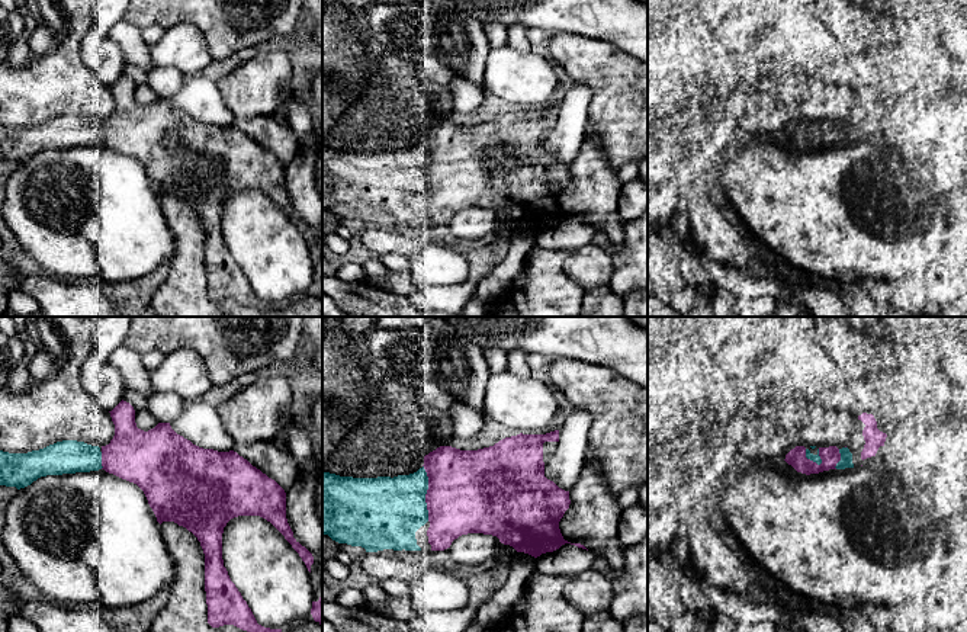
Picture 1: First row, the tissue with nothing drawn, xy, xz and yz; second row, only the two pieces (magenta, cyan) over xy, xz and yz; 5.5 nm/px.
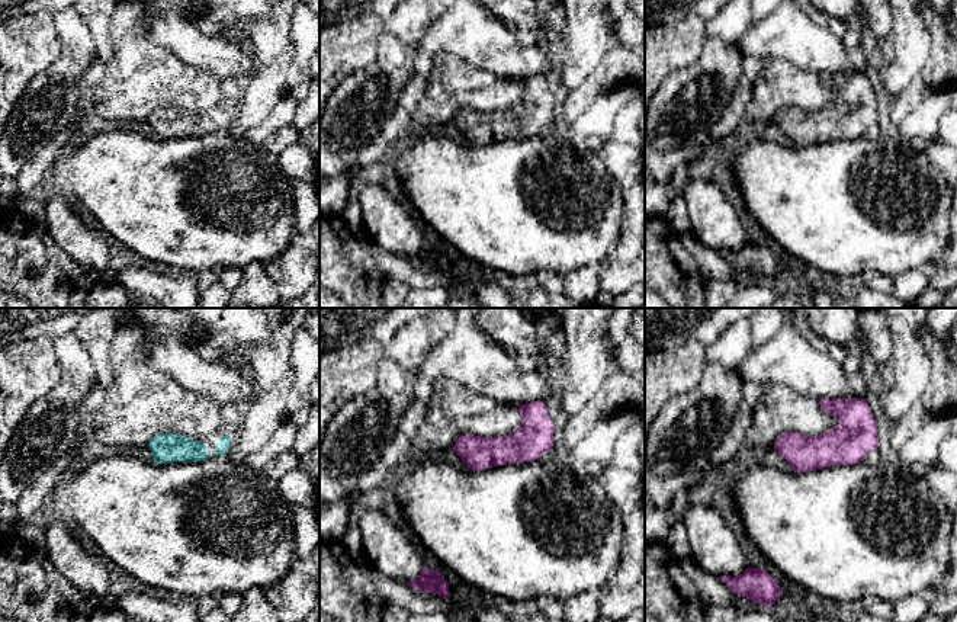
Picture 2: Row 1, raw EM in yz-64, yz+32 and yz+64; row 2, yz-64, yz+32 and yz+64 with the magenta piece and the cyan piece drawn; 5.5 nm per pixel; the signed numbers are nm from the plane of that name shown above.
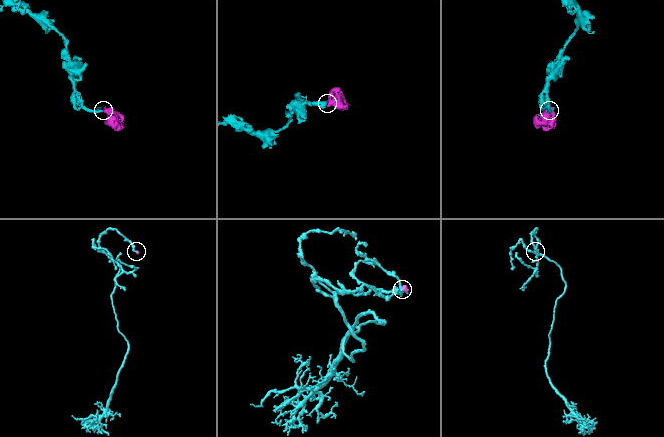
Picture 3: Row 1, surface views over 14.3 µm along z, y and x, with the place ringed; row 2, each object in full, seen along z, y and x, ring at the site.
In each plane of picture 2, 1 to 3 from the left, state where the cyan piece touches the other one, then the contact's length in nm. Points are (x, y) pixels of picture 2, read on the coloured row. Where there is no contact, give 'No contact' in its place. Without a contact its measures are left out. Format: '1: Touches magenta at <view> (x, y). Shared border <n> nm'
1: No contact
2: No contact
3: No contact

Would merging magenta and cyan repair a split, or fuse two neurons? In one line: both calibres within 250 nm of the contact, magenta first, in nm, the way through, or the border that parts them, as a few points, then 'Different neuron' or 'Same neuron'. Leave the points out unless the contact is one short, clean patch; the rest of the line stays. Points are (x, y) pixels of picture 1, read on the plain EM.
Thickness 460 nm (magenta) against 380 nm. Same neuron

